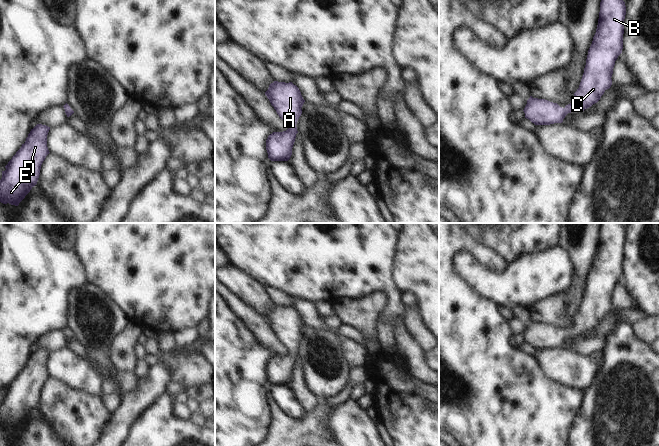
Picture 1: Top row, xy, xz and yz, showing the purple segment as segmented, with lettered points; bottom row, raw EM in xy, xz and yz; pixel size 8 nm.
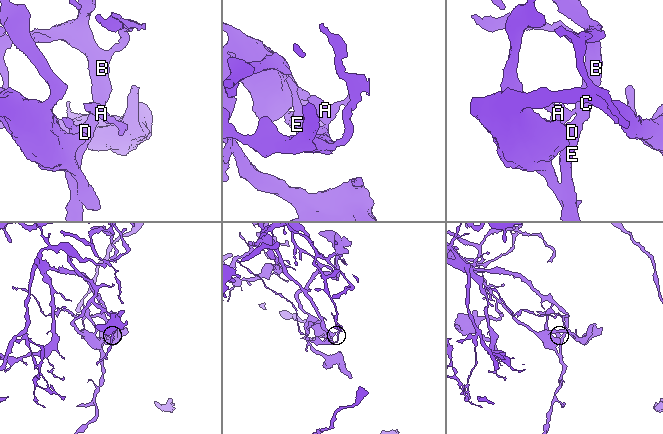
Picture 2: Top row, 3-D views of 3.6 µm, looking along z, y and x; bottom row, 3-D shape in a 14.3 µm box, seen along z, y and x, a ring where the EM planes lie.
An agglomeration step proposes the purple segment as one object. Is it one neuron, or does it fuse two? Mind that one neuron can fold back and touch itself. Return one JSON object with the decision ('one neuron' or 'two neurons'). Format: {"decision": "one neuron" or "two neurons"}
{"decision": "one neuron"}

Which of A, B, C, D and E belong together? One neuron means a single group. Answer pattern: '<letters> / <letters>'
A B C D E

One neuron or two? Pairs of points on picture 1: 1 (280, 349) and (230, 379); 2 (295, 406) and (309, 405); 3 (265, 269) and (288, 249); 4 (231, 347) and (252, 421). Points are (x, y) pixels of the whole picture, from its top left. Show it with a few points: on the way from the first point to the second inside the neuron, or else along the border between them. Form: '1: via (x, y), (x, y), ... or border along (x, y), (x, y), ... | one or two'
1: border along (255, 338), (267, 346), (275, 355) | two
2: border along (288, 386), (305, 412) | two
3: via (271, 263), (282, 252) | one
4: via (231, 365), (231, 380), (234, 383), (234, 403) | one

